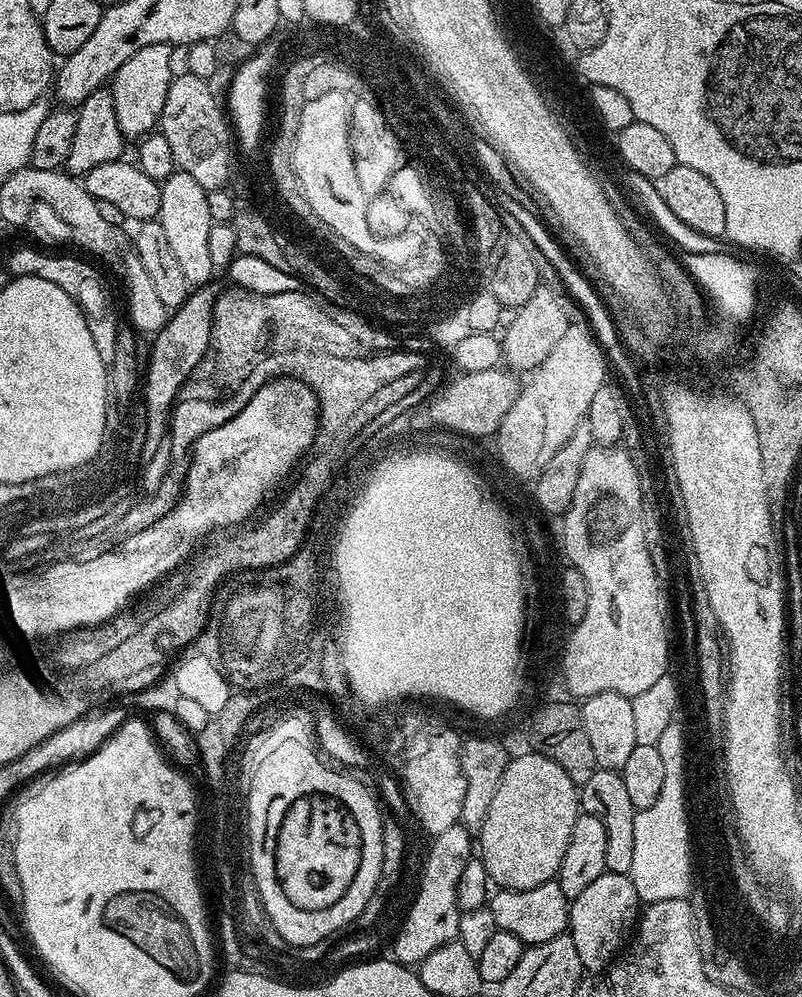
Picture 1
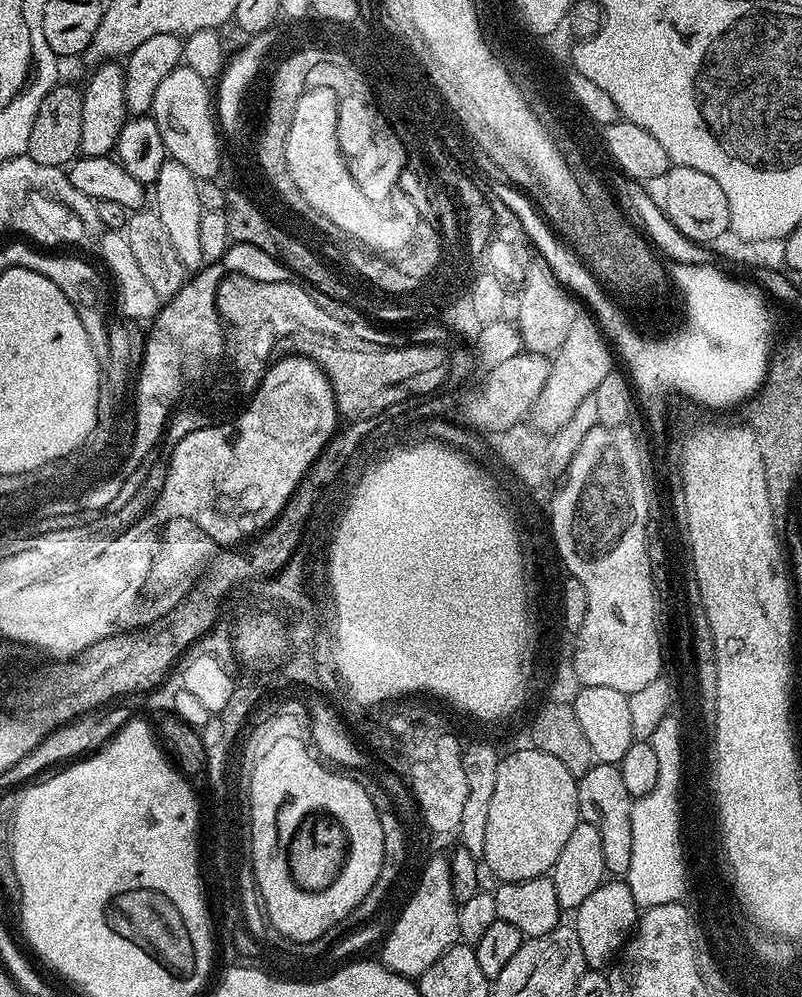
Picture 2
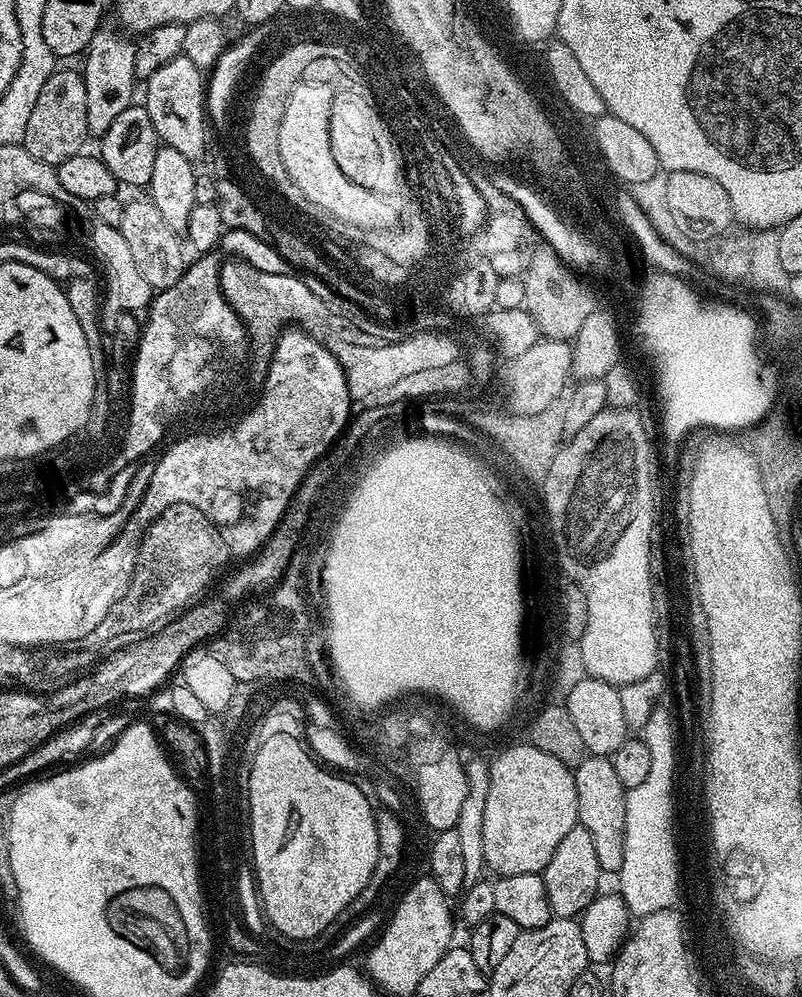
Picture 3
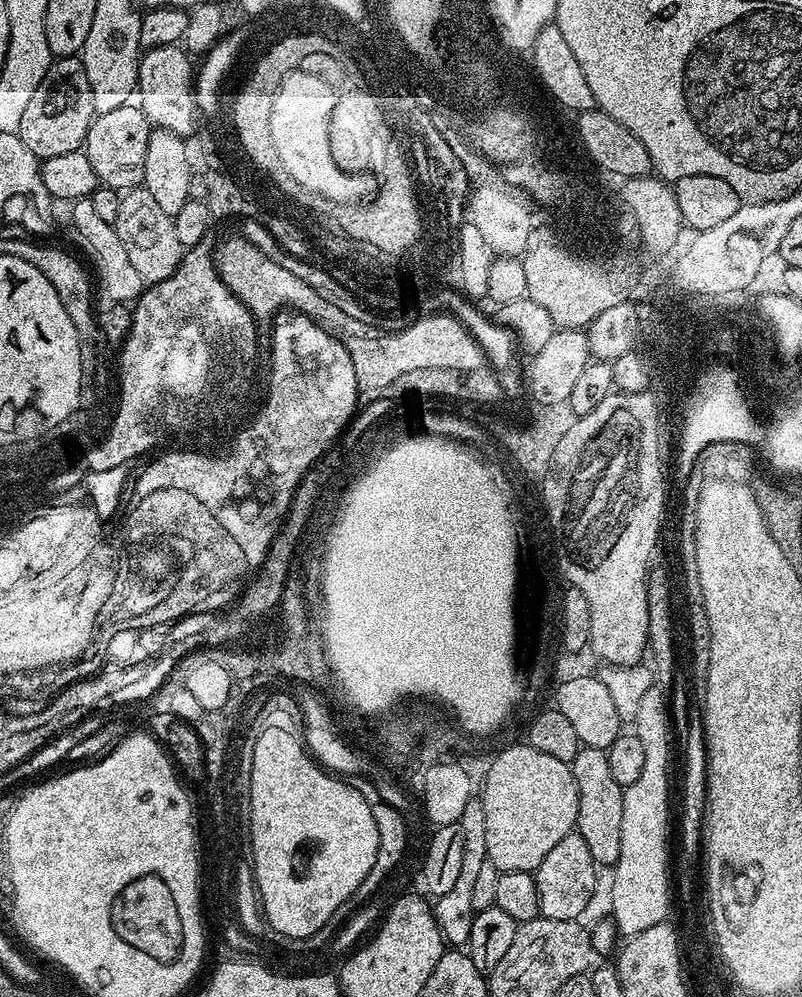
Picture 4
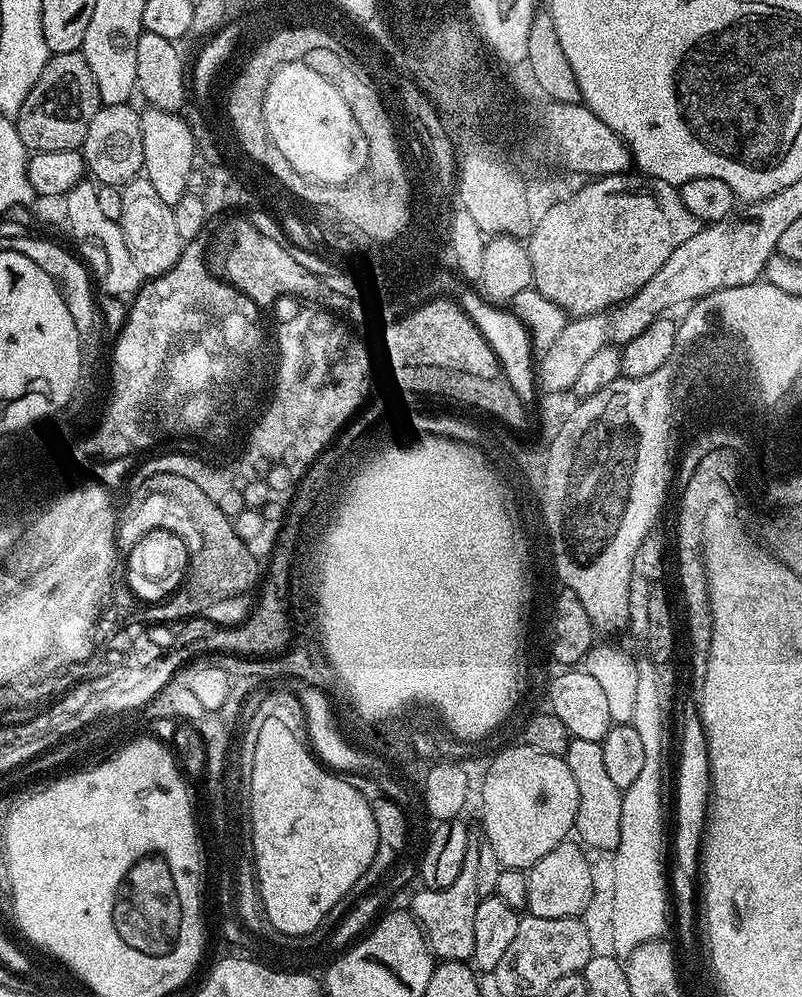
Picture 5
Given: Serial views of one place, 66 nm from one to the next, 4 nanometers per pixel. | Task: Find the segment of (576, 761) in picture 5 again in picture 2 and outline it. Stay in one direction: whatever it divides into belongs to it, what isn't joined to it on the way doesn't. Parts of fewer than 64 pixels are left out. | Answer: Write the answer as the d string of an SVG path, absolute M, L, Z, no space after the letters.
M593 763L586 774L578 777L578 810L583 823L594 826L602 837L602 855L606 862L606 873L612 878L627 877L630 870L630 858L634 854L634 830L630 830L632 821L632 802L634 797L626 785L619 767L614 764Z

